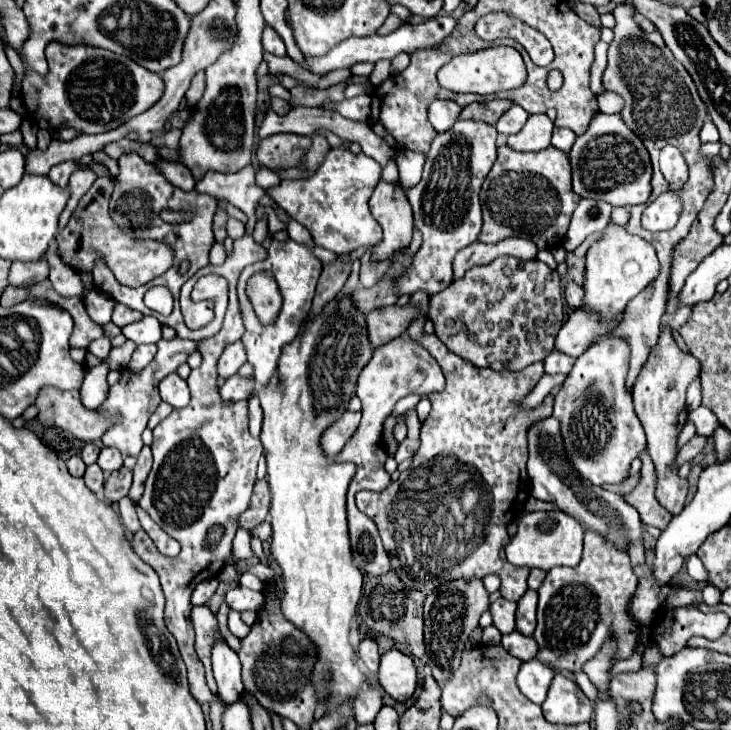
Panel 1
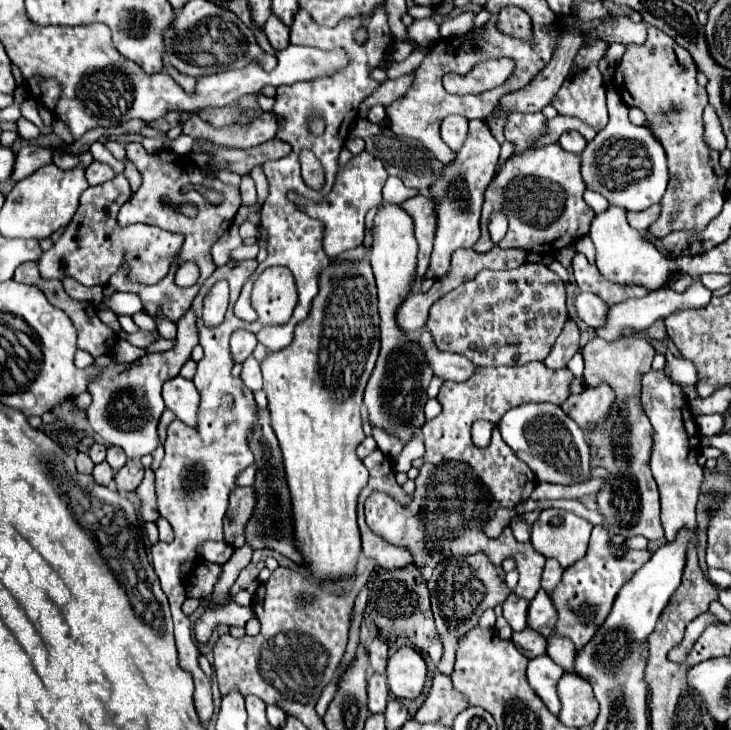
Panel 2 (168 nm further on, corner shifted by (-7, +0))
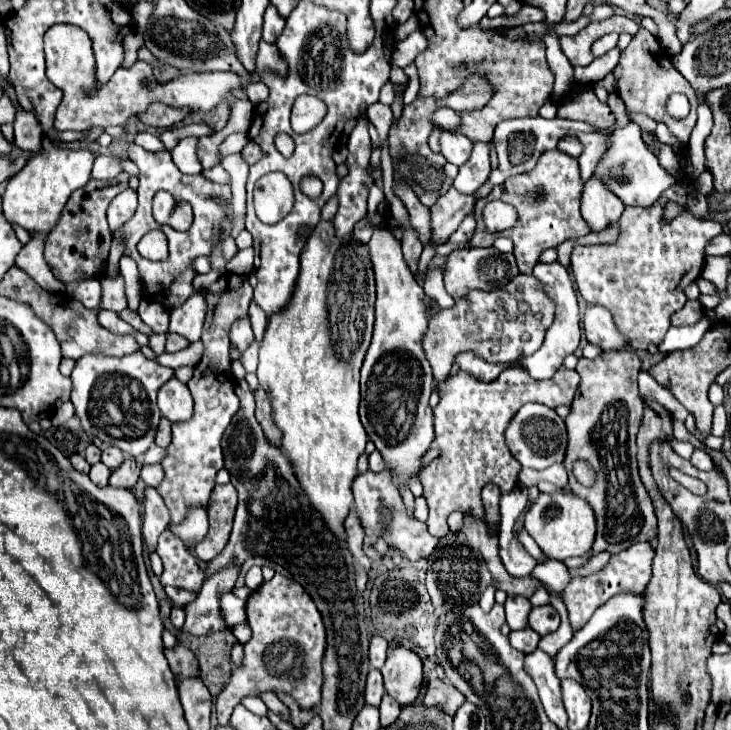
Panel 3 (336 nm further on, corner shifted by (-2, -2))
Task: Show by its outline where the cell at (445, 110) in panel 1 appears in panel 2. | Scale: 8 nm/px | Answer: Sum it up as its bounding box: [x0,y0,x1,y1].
[441,114,469,152]

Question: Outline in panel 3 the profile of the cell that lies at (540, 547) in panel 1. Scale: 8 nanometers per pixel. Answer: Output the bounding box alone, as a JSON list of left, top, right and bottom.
[524,490,596,560]

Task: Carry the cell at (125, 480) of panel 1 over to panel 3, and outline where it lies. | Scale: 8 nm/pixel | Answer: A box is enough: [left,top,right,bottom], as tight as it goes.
[110,458,142,488]

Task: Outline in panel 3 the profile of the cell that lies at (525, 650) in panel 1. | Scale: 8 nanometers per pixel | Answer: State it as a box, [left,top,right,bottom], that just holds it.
[510,628,540,654]

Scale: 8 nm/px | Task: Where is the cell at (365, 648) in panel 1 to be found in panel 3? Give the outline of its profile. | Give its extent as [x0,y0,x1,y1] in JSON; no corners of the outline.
[370,636,388,670]

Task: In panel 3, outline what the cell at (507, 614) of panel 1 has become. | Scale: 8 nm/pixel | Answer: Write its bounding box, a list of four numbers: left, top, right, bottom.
[504,596,532,630]

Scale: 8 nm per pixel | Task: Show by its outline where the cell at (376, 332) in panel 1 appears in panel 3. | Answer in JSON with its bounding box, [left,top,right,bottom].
[444,246,518,300]

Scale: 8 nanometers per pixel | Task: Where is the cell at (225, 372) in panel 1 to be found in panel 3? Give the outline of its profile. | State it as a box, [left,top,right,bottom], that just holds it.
[230,318,254,352]

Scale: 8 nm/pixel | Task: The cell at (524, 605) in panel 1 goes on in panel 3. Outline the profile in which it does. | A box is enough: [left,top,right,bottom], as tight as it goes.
[528,604,560,636]

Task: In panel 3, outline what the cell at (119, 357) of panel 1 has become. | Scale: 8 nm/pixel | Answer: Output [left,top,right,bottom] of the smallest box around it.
[166,334,190,352]

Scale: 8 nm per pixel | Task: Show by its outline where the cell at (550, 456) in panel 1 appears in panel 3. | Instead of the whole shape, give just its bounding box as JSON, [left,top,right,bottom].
[506,404,566,470]

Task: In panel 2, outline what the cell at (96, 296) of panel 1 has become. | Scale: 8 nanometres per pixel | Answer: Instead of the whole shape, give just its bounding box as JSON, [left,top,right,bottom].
[103,292,143,316]

